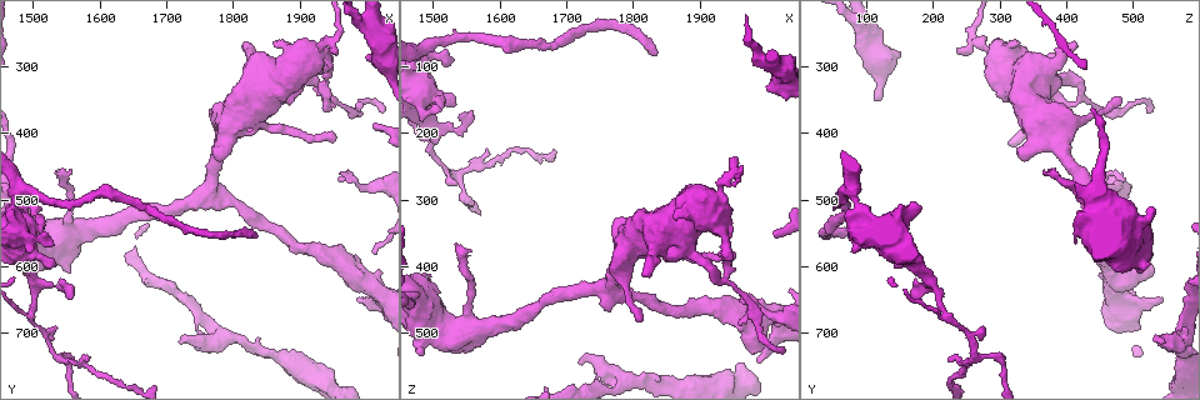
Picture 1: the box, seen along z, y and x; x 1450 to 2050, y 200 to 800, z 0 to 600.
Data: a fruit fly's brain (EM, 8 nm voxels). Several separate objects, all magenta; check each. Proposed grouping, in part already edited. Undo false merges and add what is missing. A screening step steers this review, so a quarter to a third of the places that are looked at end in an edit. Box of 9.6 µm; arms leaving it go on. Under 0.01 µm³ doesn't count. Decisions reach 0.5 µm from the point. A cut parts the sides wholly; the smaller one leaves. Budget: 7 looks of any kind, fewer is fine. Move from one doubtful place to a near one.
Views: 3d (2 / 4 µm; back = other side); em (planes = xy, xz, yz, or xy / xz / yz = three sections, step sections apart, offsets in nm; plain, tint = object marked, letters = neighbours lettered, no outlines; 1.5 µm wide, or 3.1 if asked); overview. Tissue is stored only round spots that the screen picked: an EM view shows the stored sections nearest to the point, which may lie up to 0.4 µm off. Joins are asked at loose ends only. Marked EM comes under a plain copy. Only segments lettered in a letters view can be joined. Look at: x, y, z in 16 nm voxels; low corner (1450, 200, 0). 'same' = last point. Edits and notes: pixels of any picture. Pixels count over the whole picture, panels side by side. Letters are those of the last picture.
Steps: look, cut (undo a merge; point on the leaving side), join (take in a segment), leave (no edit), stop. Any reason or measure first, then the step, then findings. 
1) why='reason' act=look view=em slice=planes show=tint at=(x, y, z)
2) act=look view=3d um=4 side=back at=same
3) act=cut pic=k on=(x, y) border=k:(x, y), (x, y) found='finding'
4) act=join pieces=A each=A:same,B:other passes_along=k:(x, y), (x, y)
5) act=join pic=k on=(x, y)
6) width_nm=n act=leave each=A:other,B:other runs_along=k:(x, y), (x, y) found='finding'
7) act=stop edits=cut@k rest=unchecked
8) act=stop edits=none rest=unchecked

why='sharp bend' act=look view=3d um=2 at=(1495, 670, 220)

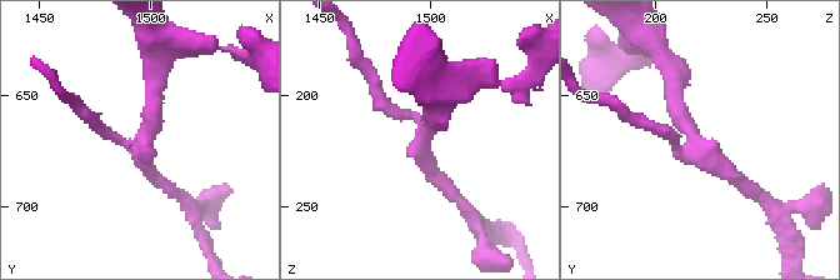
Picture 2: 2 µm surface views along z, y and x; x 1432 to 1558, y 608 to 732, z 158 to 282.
act=look view=em slice=xz step=8 show=tint at=(1497, 672, 218)

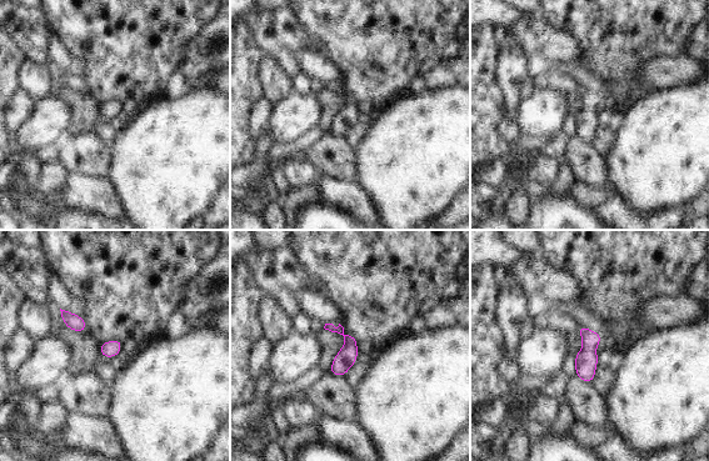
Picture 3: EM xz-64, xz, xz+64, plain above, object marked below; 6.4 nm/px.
act=look view=em slice=xy step=4 show=letters at=same

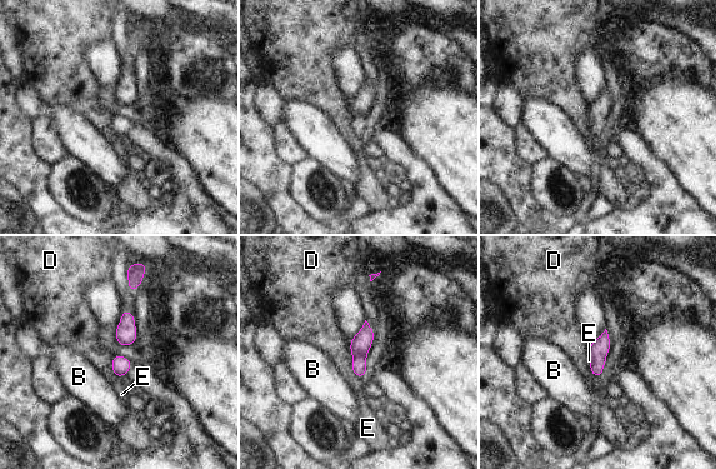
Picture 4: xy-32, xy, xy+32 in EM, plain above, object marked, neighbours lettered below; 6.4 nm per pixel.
act=leave each=B:other,D:other,E:other found='continuous, no second cell'

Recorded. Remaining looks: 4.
why='an open end' act=look view=em slice=xz step=4 show=letters at=(1580, 740, 225)

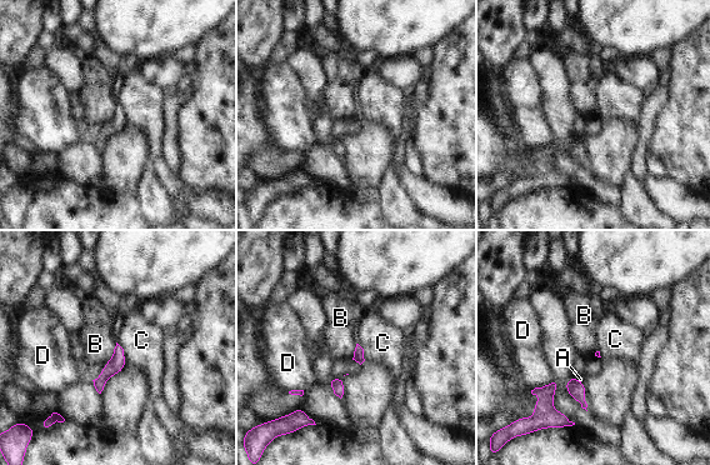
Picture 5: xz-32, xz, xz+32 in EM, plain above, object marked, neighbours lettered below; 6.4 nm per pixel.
why='another direction' act=look view=em slice=planes show=letters at=same

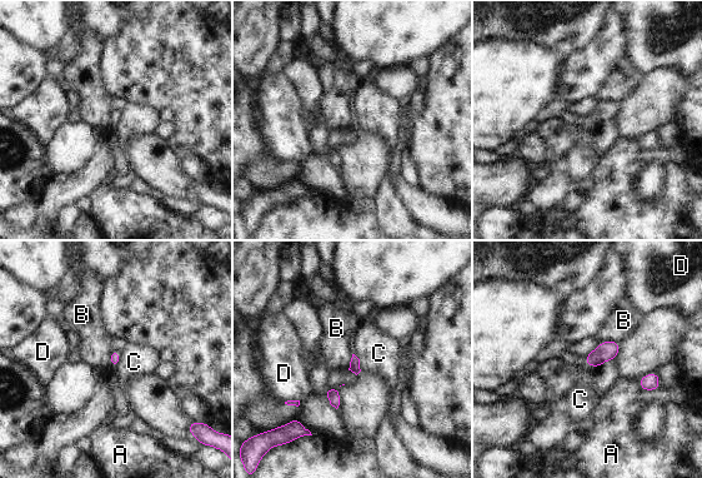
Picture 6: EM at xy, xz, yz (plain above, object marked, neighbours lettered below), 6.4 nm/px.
longest_contact=A:150nm act=leave each=A:other,B:other,C:other,D:other found='none of them fits'

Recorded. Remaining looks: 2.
why='free end' act=look view=em slice=xy step=8 show=tint at=(1835, 550, 85)

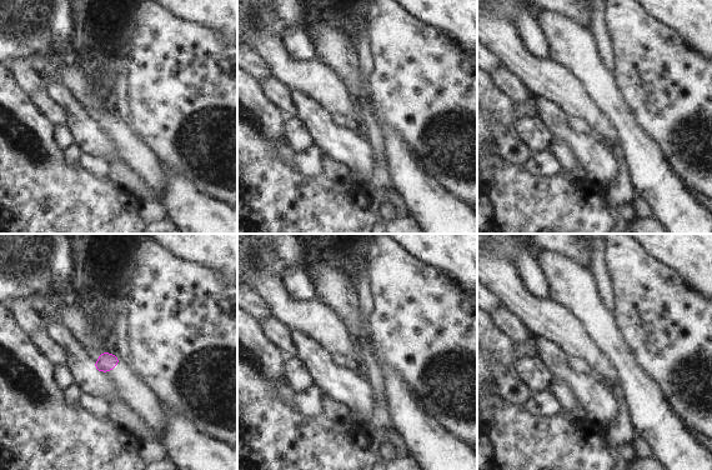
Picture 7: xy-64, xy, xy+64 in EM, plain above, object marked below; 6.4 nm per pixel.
why='cut it another way' act=look view=em slice=planes show=letters at=same

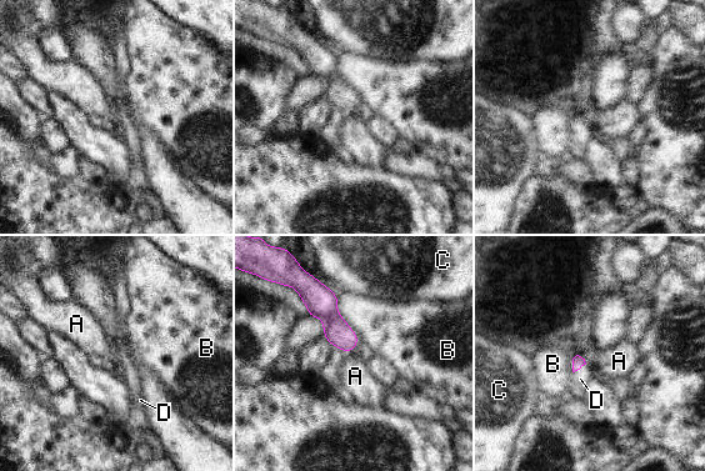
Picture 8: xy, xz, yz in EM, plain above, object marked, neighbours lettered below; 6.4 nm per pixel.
act=join pieces=D each=A:other,B:other,C:other,D:same passes_along=8:(578, 361), (579, 369), (578, 385) found='the cell continues'

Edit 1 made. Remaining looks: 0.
act=stop edits=join@8 rest=unchecked

